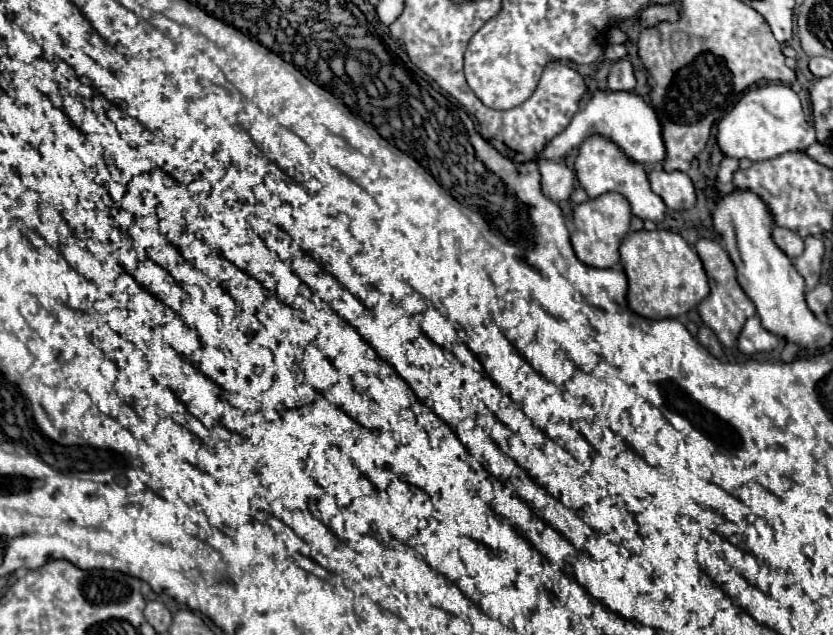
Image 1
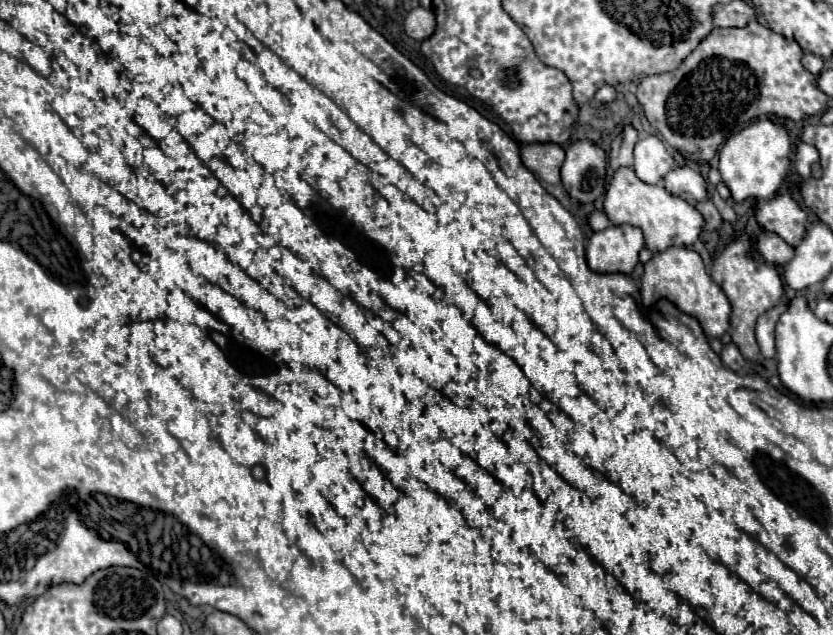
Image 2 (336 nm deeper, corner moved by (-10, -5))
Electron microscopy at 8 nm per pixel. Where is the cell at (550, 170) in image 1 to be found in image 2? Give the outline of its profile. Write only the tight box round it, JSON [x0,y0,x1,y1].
[561,140,605,204]

